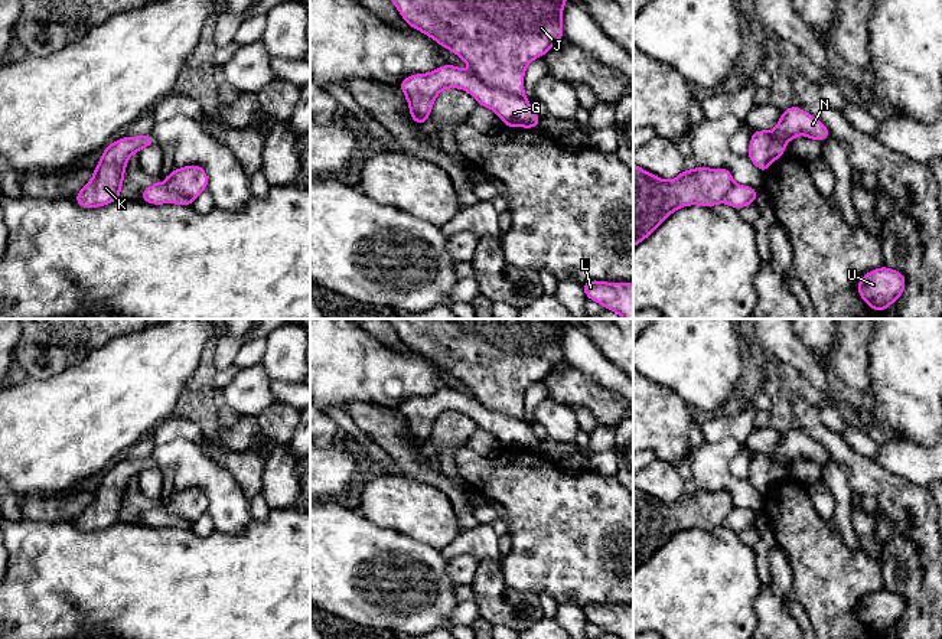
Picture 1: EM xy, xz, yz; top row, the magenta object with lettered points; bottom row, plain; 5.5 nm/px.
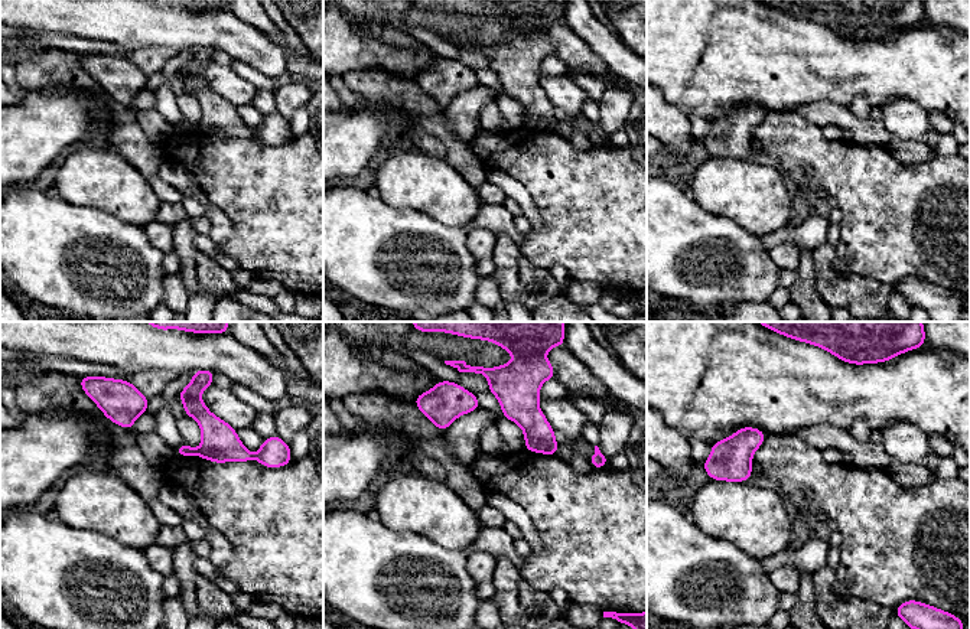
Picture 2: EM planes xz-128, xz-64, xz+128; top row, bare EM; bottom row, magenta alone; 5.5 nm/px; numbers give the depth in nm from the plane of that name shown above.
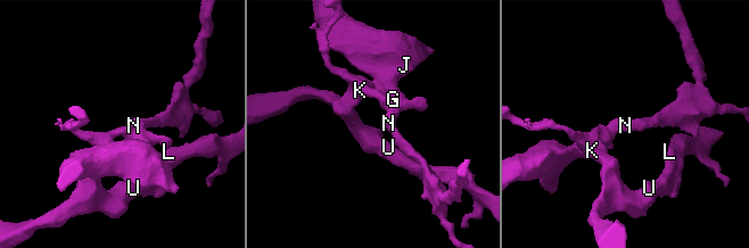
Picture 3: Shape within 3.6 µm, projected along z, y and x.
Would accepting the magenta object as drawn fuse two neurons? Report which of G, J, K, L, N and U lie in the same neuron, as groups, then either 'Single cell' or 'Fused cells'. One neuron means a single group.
Groups: G K L U / J N. Fused cells

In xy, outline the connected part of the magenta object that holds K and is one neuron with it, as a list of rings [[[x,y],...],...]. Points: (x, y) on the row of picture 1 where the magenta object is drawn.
[[[151,133],[136,137],[121,137],[108,144],[100,163],[92,169],[92,179],[74,198],[81,208],[100,208],[120,200],[124,172],[128,157],[141,149],[154,146]]]

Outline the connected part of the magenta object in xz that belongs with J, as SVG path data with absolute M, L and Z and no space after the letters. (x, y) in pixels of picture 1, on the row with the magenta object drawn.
M391 0L401 17L466 61L486 85L525 98L524 75L532 59L542 58L564 38L563 9L568 0Z

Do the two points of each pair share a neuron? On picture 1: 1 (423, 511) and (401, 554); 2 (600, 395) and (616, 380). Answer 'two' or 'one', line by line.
1: two
2: two

